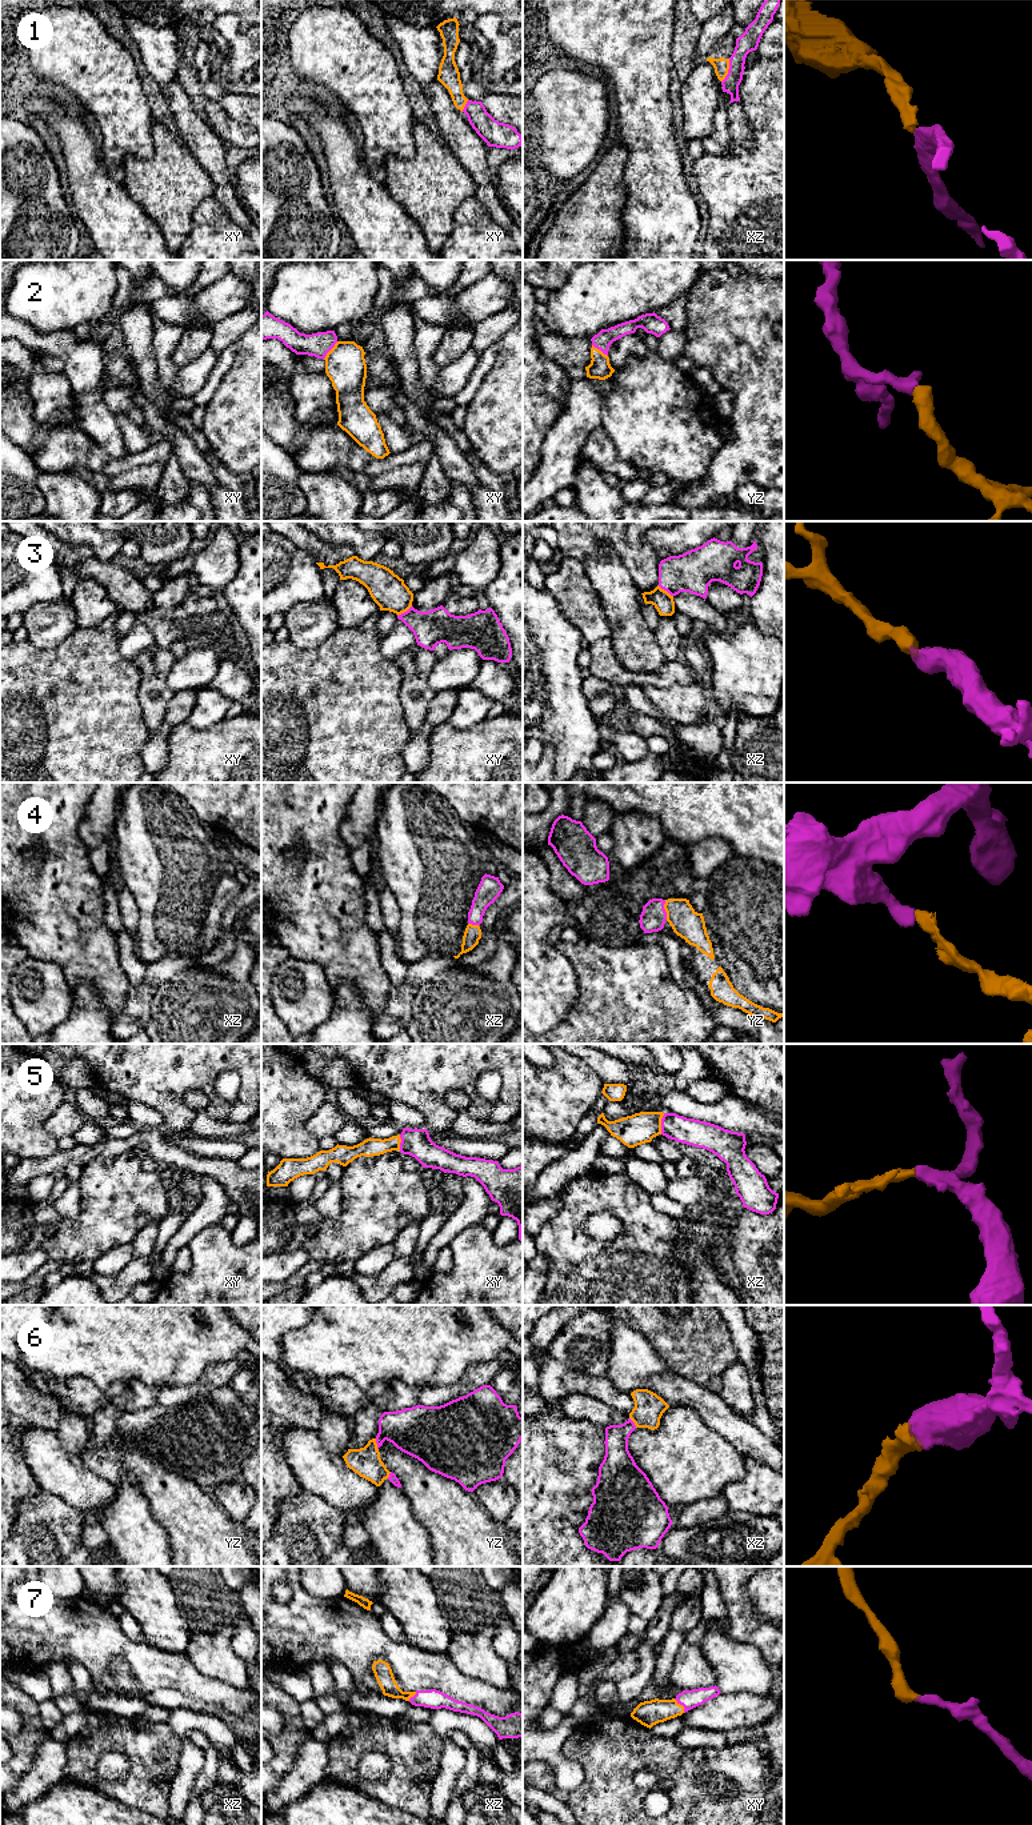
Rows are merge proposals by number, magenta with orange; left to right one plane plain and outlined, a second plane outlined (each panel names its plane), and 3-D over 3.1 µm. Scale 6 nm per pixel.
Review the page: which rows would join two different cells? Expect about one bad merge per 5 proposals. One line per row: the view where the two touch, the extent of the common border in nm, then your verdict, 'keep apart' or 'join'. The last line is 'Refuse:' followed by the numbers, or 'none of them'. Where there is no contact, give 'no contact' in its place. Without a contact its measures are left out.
1: contact in xz; length 150 nm; keep apart
2: contact in xy; length 140 nm; join
3: contact in xz; length 120 nm; join
4: contact in yz; length 120 nm; join
5: contact in xz; length 130 nm; join
6: contact in yz; length 70 nm; join
7: contact in xy; length 110 nm; join
Refuse: 1

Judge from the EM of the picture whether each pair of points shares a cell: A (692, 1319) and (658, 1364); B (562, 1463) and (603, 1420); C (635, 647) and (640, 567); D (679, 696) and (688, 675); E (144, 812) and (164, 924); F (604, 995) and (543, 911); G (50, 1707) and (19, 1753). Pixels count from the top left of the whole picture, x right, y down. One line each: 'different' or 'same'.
A: different
B: different
C: different
D: different
E: same
F: different
G: different

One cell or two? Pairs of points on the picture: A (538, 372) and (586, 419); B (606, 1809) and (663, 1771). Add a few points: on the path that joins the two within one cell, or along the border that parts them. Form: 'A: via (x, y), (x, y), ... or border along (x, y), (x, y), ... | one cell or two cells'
A: border along (566, 397), (562, 412), (552, 427) | two cells
B: via (608, 1791), (635, 1764), (644, 1764) | one cell

